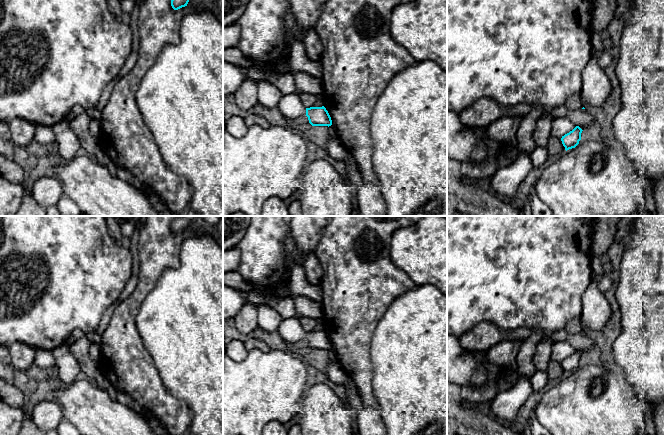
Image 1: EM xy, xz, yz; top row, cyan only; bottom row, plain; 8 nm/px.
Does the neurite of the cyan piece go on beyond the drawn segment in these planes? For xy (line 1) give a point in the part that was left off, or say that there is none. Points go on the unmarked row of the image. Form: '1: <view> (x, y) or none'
1: none

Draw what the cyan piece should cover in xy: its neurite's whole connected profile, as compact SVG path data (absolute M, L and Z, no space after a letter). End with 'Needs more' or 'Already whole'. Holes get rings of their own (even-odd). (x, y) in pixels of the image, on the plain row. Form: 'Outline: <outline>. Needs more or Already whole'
Outline: M178 216L176 219L173 220L171 224L171 230L174 234L178 234L182 231L187 230L191 221L198 216Z. Already whole

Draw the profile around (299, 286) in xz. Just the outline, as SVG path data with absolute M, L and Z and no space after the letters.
M291 262L290 269L289 288L291 297L296 298L302 296L321 304L323 297L322 289L320 286L312 285L307 281L303 265Z

